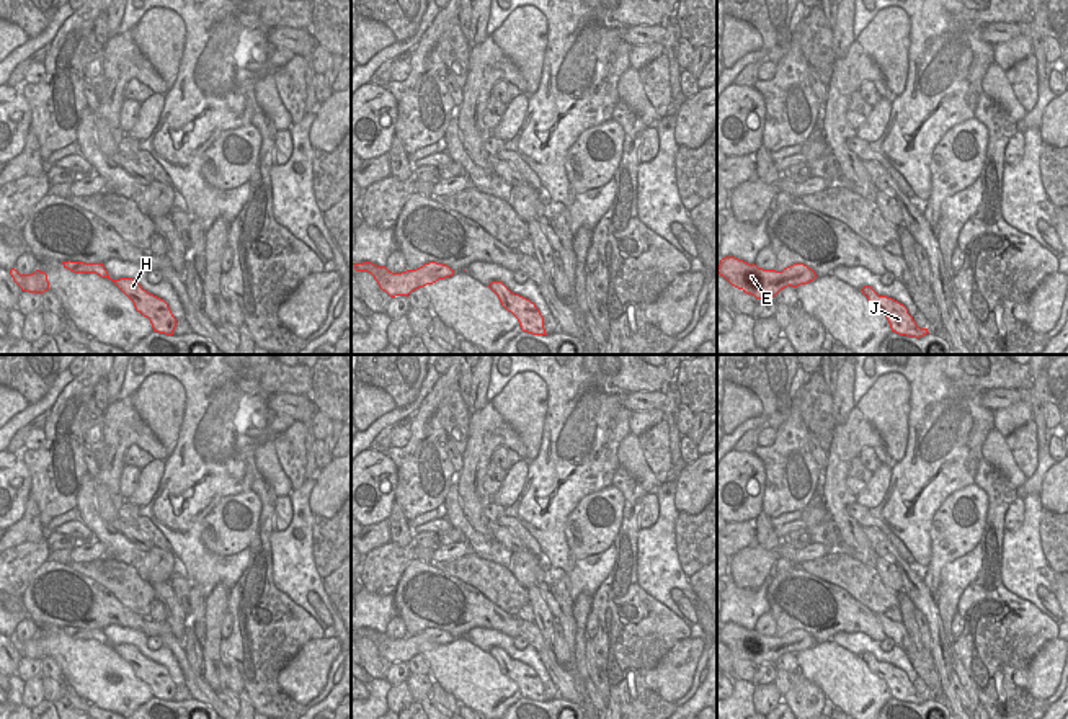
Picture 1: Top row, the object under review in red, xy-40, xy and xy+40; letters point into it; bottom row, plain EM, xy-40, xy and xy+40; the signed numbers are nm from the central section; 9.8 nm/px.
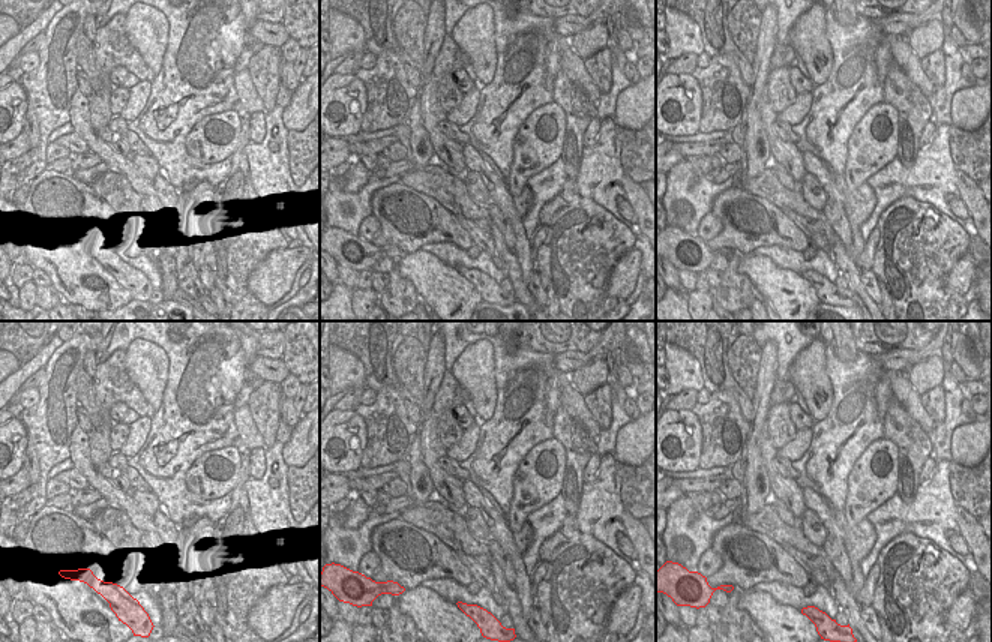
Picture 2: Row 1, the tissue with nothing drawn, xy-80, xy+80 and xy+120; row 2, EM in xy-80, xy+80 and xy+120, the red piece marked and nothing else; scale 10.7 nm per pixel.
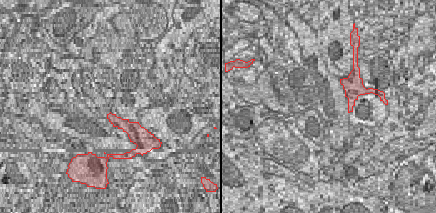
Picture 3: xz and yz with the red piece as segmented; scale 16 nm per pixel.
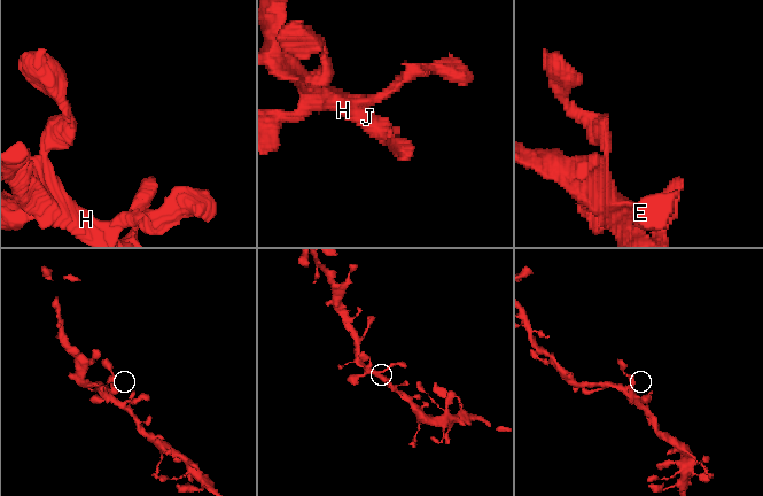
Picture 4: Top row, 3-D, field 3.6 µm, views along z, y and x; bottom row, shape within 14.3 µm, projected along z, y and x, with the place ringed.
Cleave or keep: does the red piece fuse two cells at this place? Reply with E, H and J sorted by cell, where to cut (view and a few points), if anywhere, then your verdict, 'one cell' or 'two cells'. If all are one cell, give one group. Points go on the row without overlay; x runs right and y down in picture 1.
E H J; no cut; one cell

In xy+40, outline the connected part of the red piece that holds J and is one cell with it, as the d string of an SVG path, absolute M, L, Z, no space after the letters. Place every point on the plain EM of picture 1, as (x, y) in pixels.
M864 652L861 657L870 672L887 683L892 698L916 704L929 699L928 694L919 694L916 691L913 683L908 680L908 675L898 667L887 662L879 662L870 652Z

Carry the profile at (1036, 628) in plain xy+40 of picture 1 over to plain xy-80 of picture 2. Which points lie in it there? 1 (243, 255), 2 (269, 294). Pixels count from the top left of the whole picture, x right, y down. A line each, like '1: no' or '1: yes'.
1: yes
2: no

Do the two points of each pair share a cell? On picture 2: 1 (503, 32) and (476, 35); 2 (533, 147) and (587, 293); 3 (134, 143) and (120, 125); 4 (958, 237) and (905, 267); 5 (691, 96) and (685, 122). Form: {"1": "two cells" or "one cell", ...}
{"1": "two cells", "2": "two cells", "3": "one cell", "4": "one cell", "5": "one cell"}

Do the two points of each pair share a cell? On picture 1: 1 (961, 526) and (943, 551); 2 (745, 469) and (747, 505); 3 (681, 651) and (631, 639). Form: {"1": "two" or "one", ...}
{"1": "one", "2": "one", "3": "two"}

